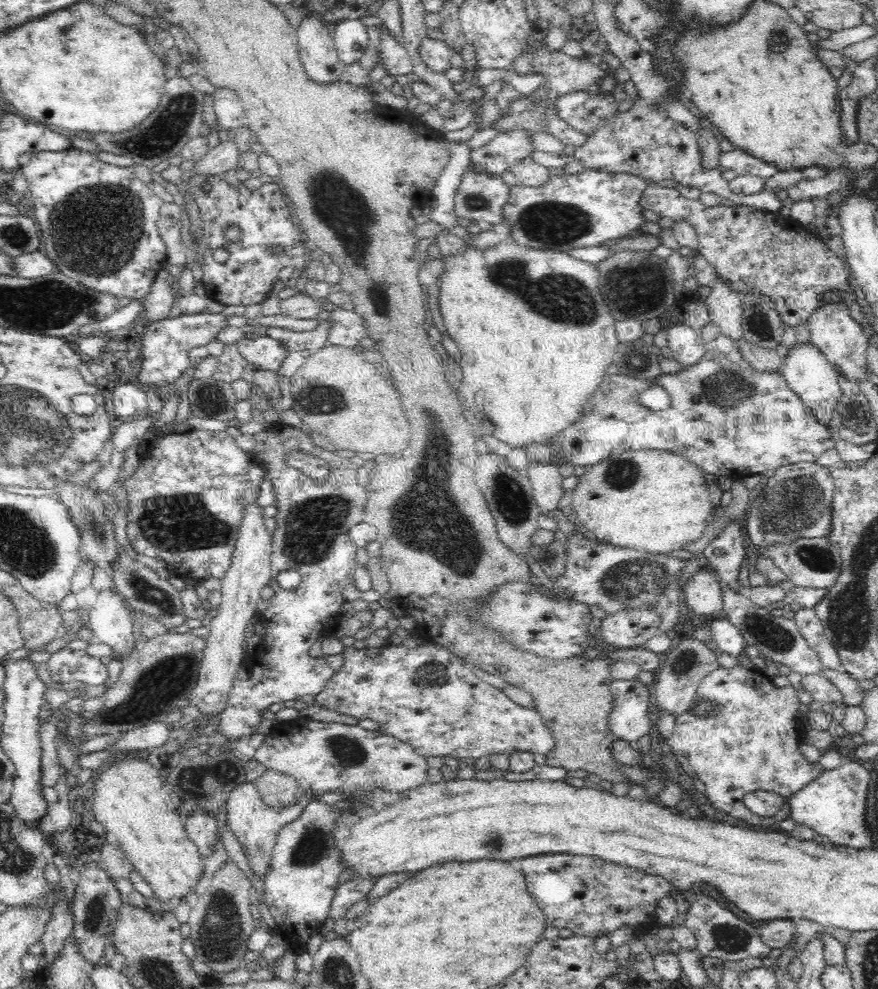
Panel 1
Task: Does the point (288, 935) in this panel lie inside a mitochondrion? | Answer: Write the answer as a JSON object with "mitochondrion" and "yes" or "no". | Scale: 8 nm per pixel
{"mitochondrion":"no"}

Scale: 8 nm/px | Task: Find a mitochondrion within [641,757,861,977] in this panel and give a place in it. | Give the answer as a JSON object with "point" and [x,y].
{"point":[729,938]}

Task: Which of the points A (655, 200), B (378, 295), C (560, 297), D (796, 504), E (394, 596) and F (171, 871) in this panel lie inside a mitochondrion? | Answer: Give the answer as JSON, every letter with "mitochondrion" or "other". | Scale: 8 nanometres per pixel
{"A":"other","B":"mitochondrion","C":"mitochondrion","D":"mitochondrion","E":"other","F":"other"}

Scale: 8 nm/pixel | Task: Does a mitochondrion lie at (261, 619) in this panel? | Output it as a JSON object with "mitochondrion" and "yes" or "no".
{"mitochondrion":"no"}

